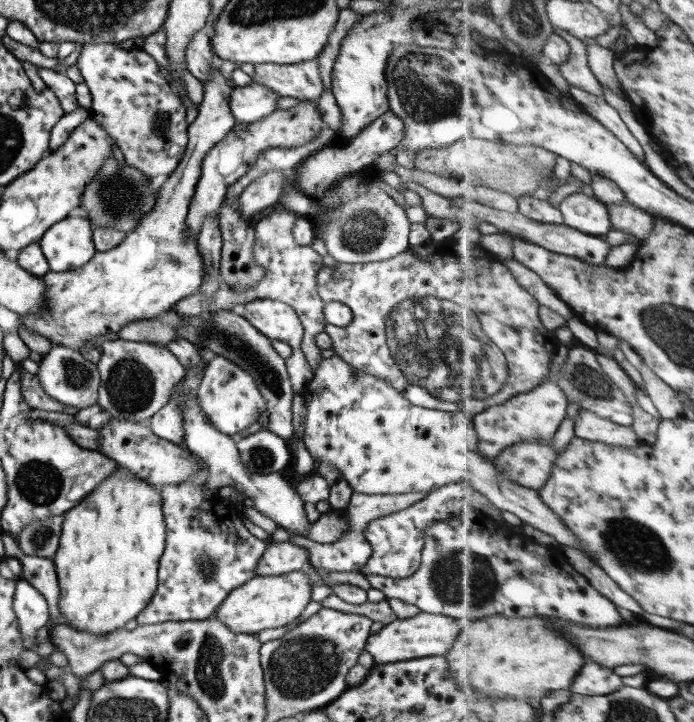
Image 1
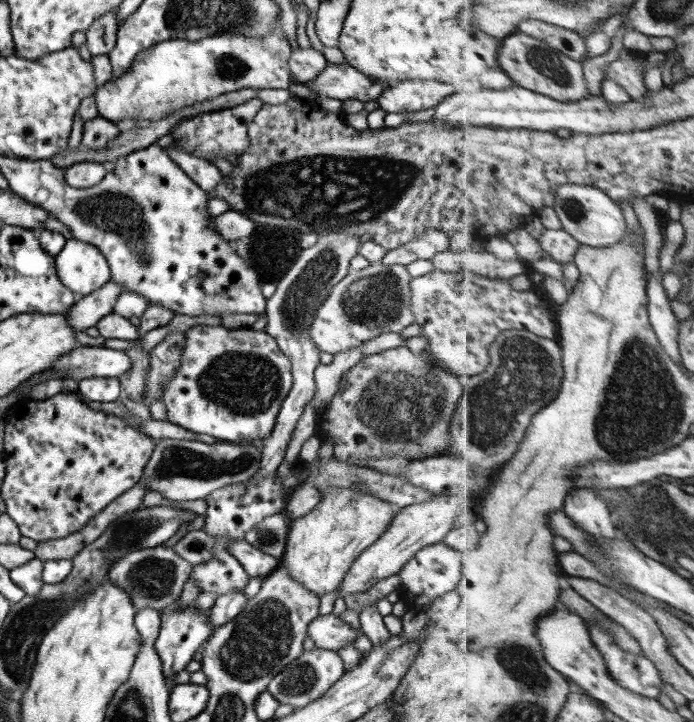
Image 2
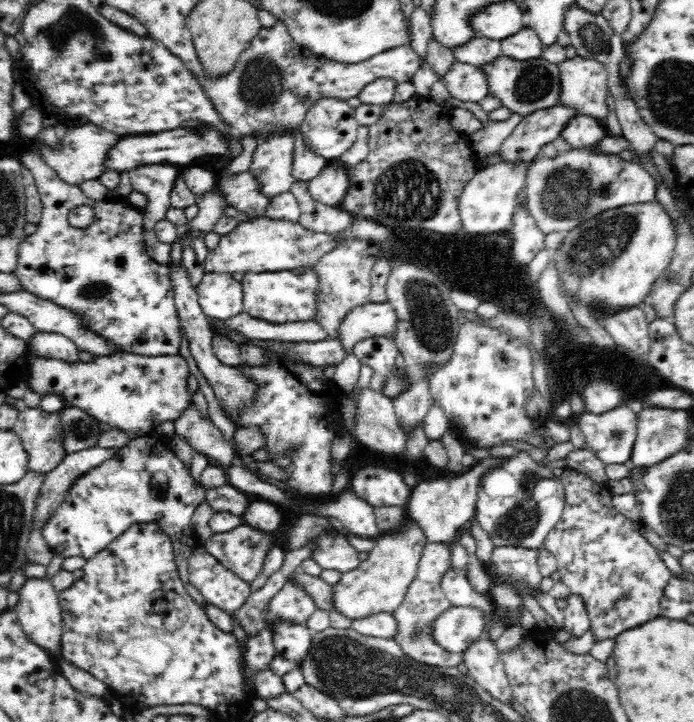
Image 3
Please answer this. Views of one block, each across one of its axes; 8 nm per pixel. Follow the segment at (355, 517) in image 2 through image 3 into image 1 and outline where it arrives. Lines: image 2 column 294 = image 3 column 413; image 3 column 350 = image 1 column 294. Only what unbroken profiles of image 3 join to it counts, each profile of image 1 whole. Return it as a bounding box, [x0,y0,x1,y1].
[211,571,312,635]

